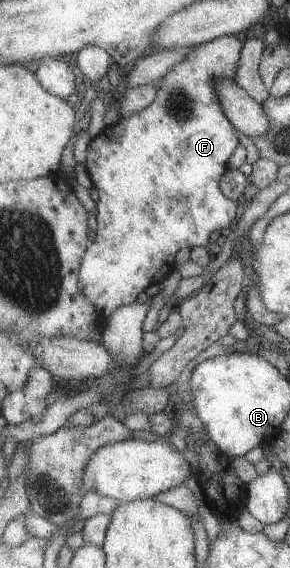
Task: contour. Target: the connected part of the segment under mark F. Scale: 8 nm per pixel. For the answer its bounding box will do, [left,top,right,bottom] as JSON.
[79,35,244,317]

